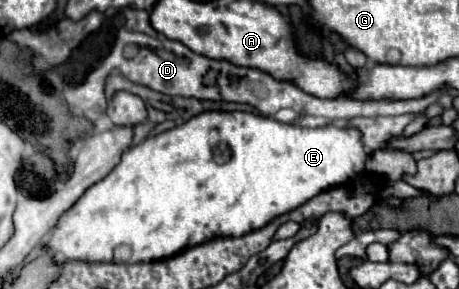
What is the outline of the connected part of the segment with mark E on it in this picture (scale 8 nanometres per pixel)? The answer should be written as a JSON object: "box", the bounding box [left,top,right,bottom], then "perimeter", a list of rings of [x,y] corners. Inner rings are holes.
{"box":[48,111,366,263],"perimeter":[[[206,111],[184,125],[148,137],[140,145],[124,151],[114,171],[94,183],[94,187],[62,215],[48,241],[48,249],[52,255],[58,255],[58,259],[114,261],[114,249],[124,243],[132,249],[128,263],[166,259],[214,235],[244,235],[246,231],[264,227],[270,219],[300,207],[326,189],[354,183],[364,173],[366,157],[362,133],[354,127],[324,125],[312,129],[246,111]]]}

